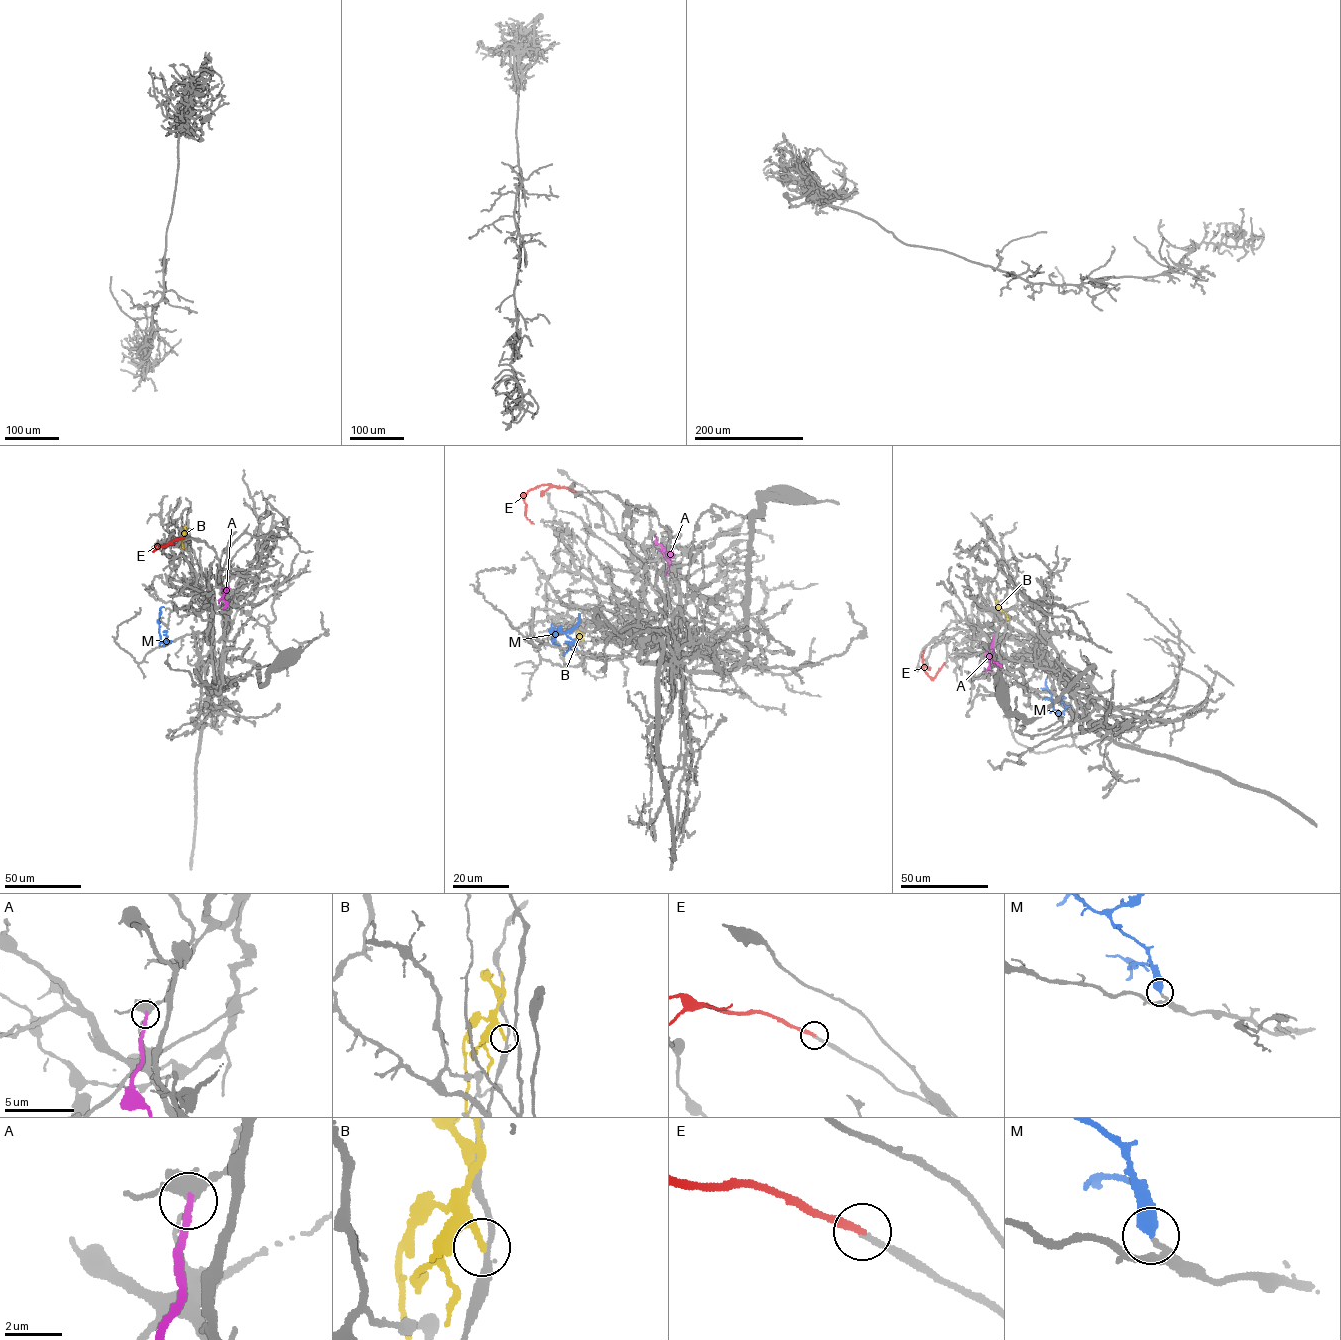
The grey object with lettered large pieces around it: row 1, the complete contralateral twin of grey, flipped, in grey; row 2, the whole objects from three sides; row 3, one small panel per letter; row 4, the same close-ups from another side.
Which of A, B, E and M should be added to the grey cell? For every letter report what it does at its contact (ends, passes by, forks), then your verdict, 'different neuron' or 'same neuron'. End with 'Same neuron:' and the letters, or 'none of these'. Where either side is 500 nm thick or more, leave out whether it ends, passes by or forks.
A: it ends | different neuron
B: it ends | different neuron
E: it ends | same neuron
M: same neuron
Same neuron: E, M

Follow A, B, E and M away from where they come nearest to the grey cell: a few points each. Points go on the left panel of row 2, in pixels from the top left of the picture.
A: (227, 579), (224, 599), (227, 606), (224, 609)
B: (186, 534), (182, 536), (184, 549)
E: (184, 538), (154, 550), (159, 545)
M: (168, 643), (159, 641), (159, 608), (164, 607)

